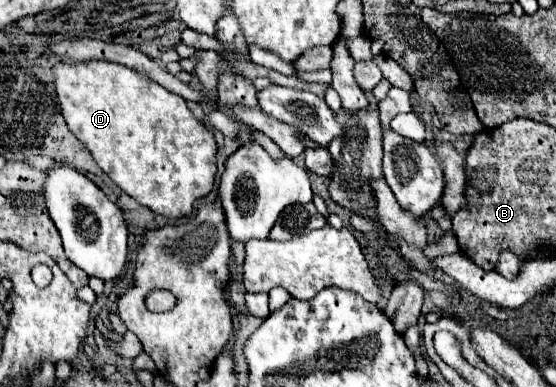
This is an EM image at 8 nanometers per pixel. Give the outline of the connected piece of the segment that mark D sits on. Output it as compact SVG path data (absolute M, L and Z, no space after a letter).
M104 60L84 64L62 62L54 68L54 74L62 116L70 132L90 150L96 164L136 202L166 218L182 218L192 212L198 198L212 192L216 176L216 140L214 134L188 110L182 96L170 94L158 82L136 70Z

